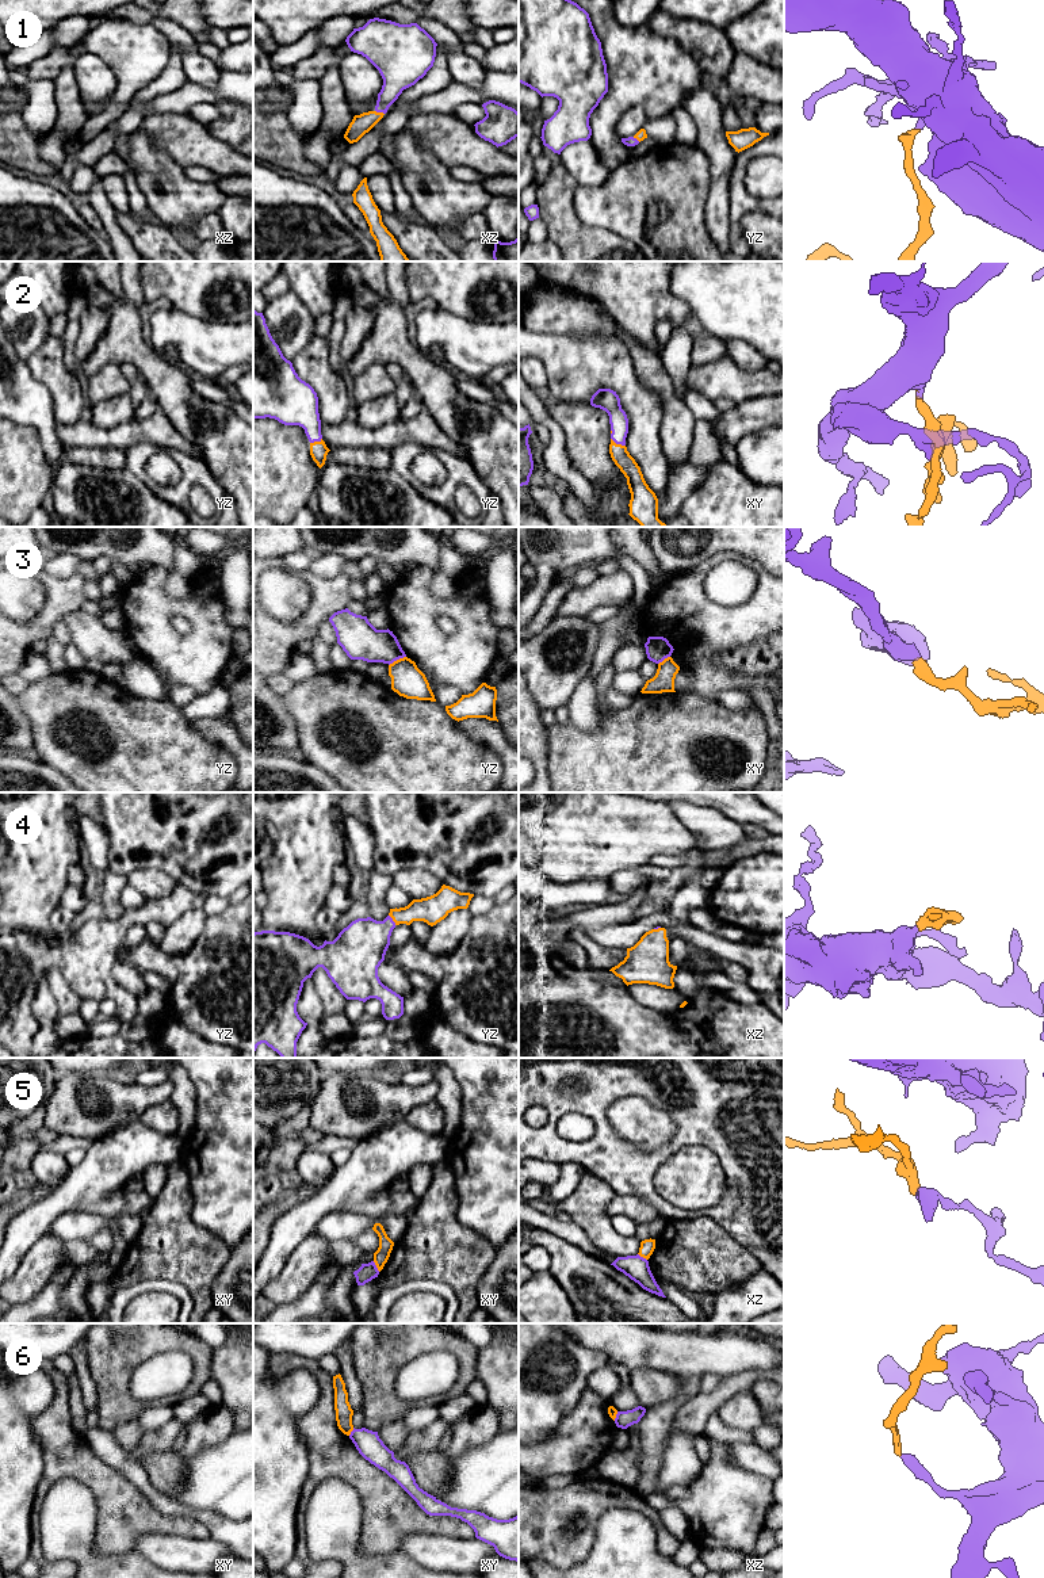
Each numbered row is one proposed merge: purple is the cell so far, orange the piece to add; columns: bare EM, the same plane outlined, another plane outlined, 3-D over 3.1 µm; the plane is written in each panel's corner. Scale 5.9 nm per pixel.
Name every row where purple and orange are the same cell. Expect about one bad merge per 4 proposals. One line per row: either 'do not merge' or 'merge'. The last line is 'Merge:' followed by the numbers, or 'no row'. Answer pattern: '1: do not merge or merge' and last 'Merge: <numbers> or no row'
1: merge
2: merge
3: do not merge
4: merge
5: do not merge
6: do not merge
Merge: 1, 2, 4

